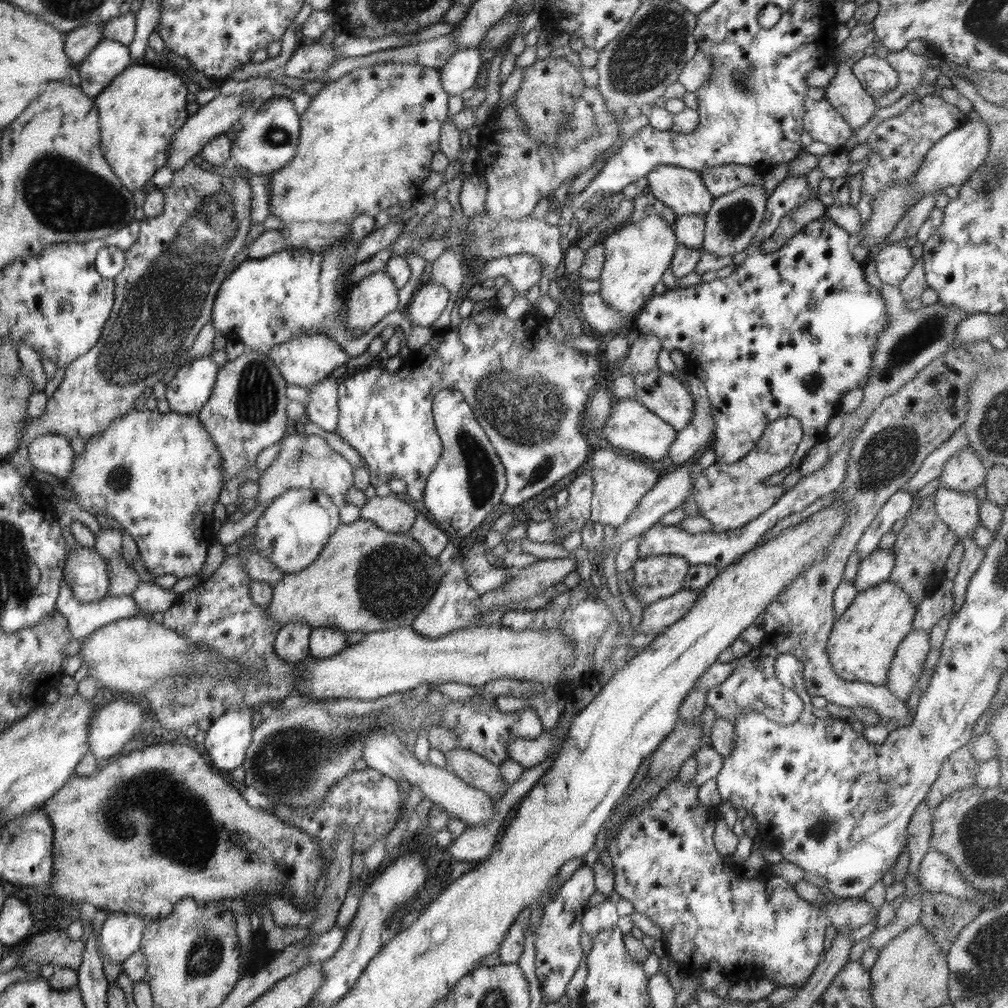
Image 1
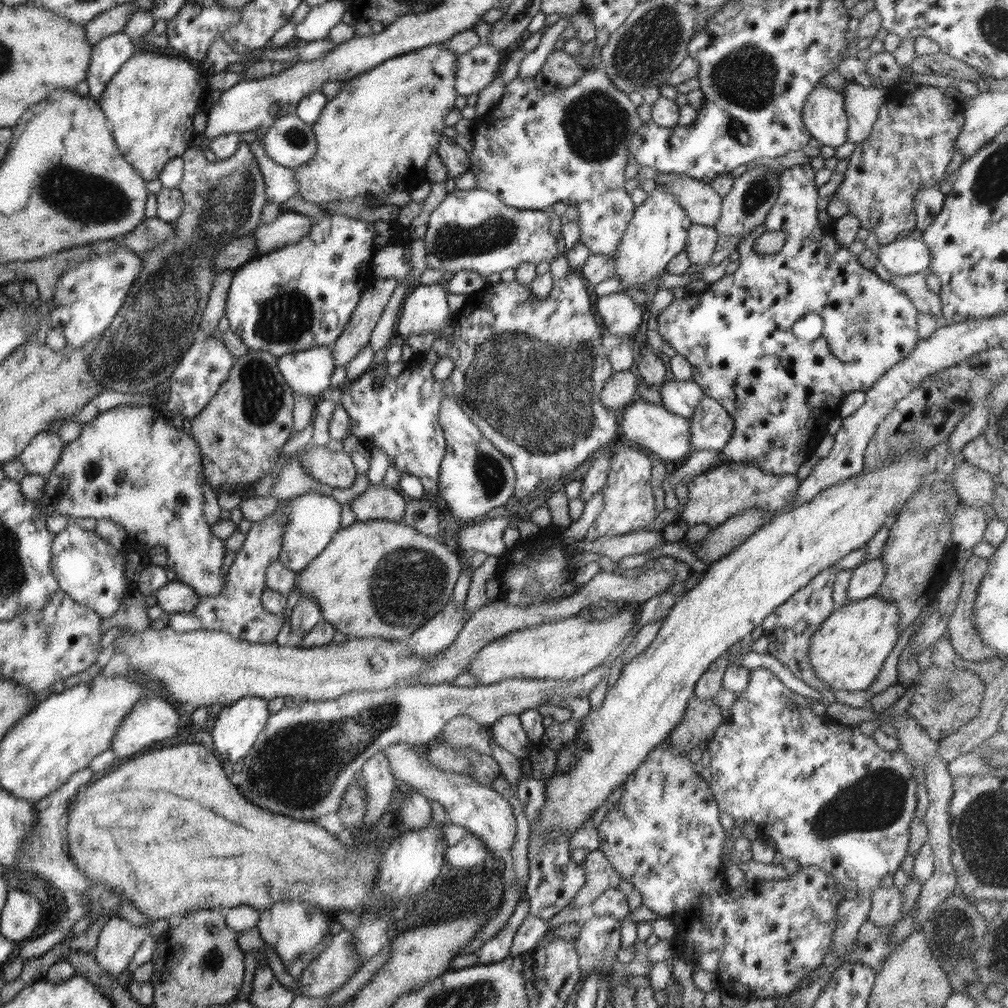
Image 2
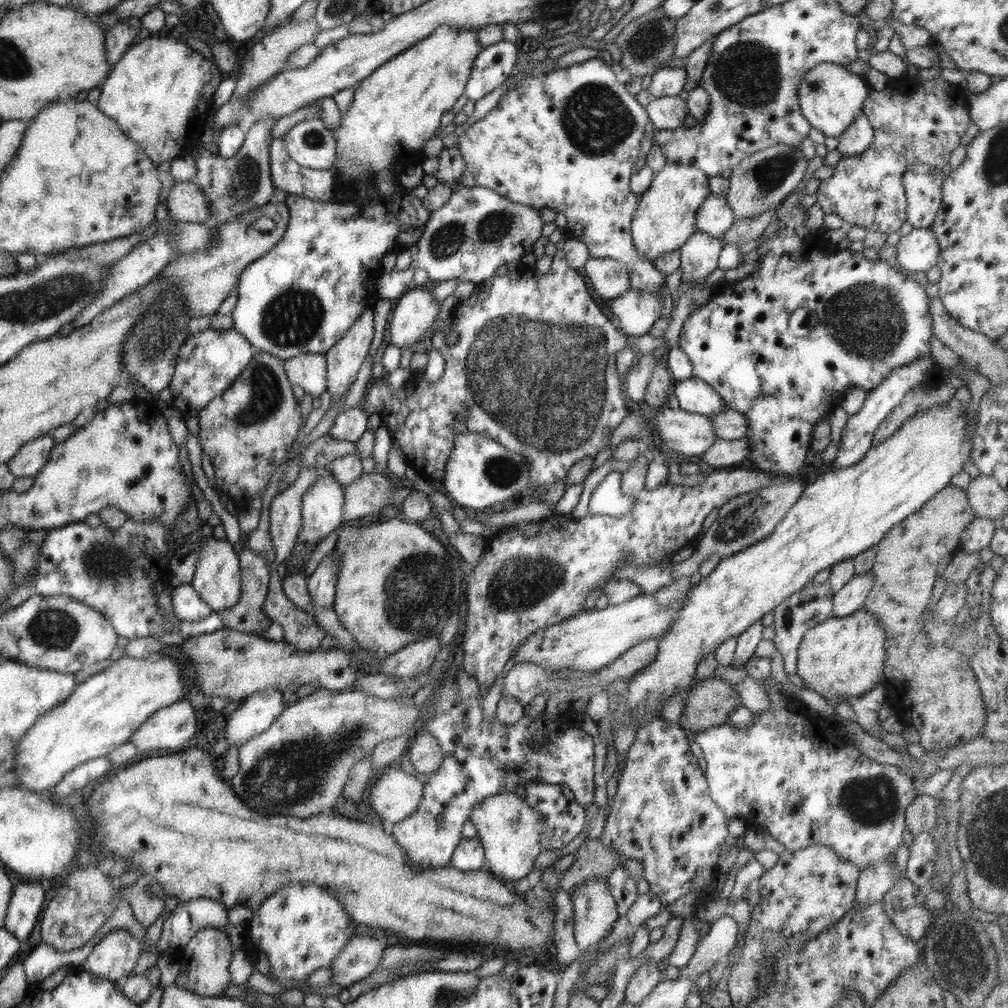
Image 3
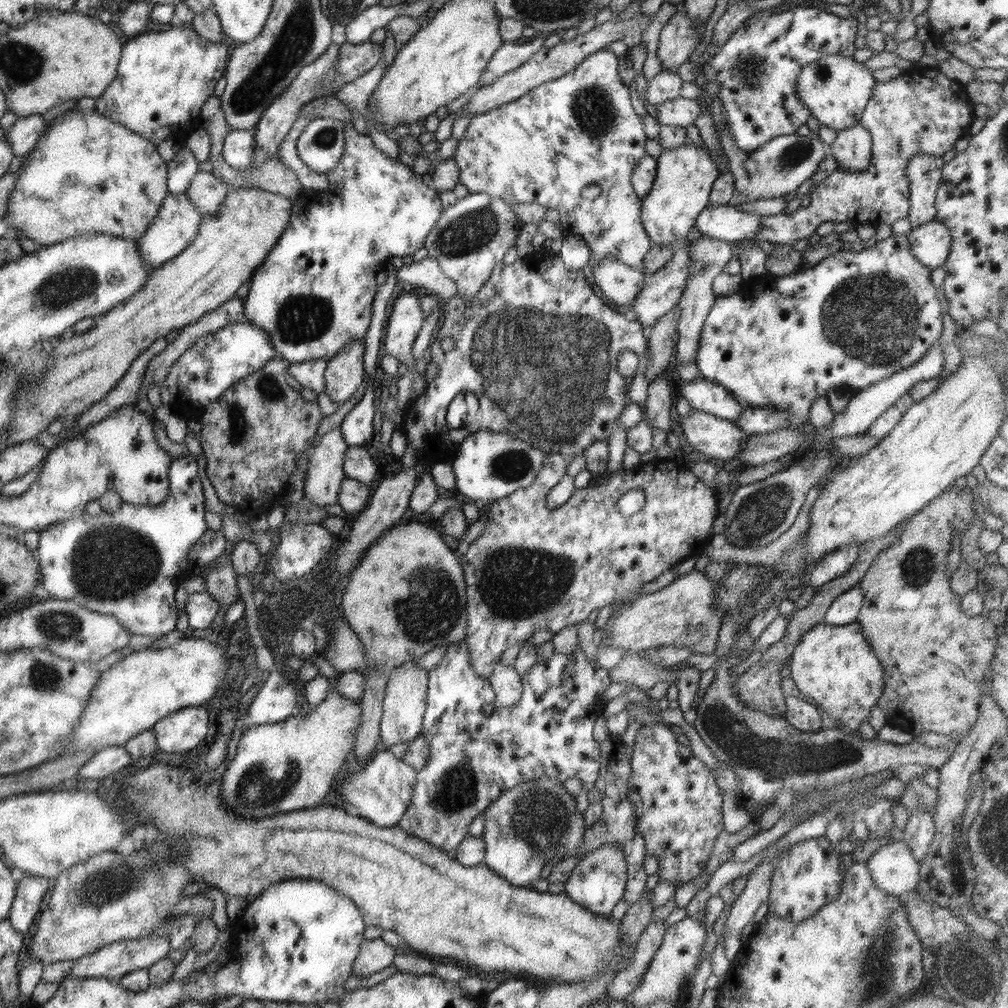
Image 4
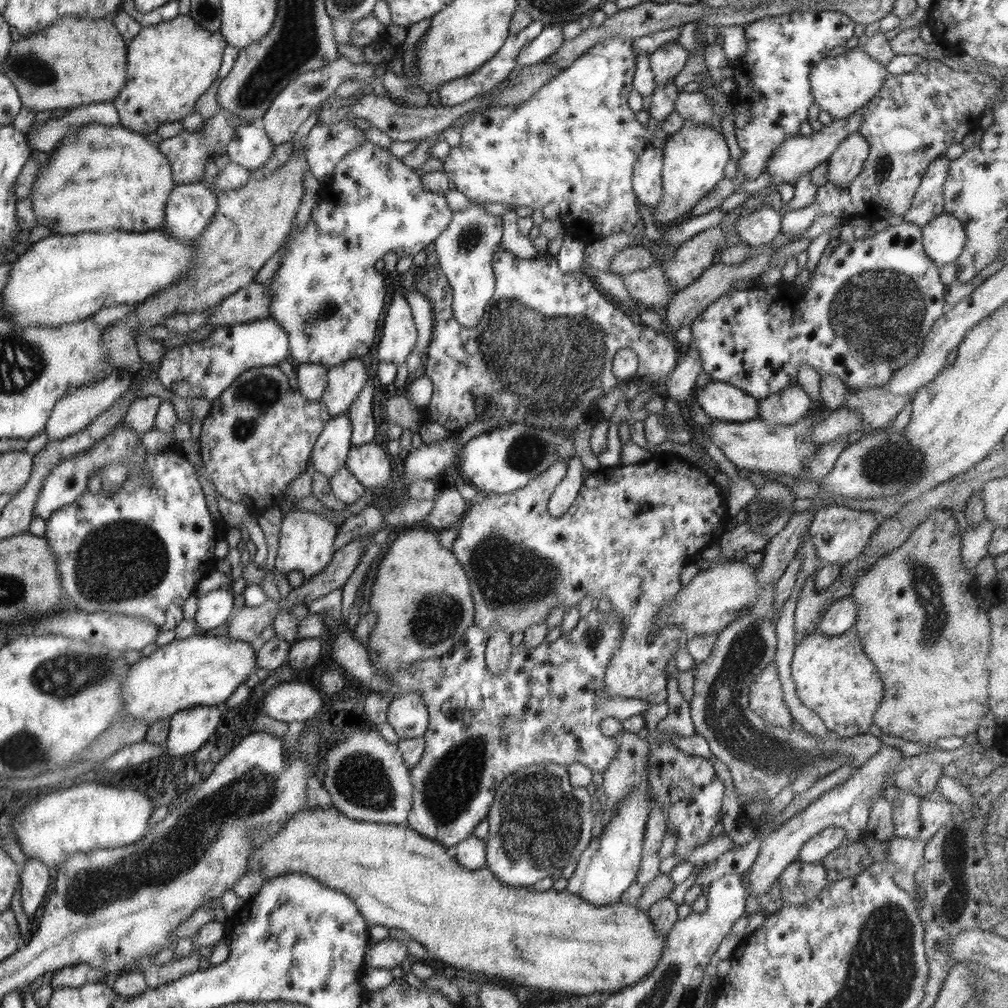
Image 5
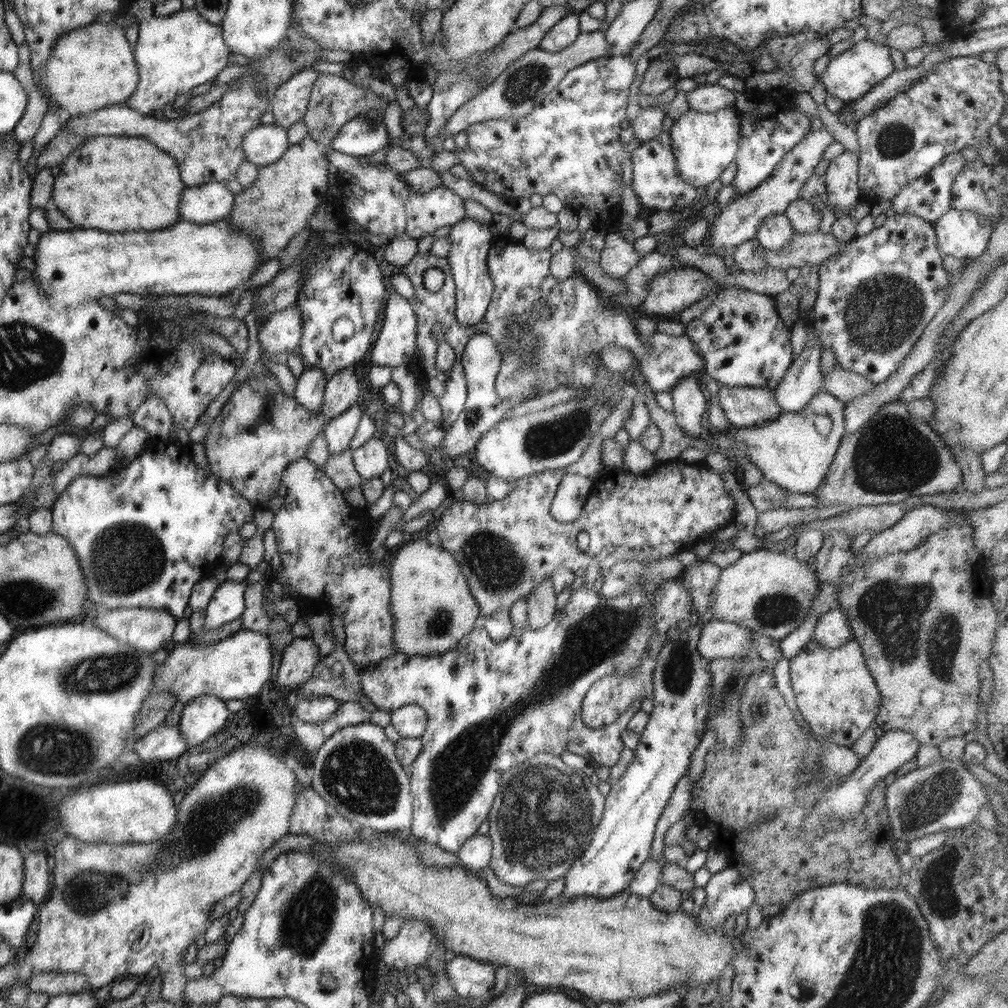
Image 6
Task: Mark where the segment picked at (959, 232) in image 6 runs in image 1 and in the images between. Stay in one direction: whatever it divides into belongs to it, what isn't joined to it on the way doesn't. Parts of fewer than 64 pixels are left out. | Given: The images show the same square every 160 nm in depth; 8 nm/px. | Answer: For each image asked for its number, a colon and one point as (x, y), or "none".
1: (893, 262)
2: (906, 256)
3: (919, 250)
4: (930, 243)
5: (943, 238)

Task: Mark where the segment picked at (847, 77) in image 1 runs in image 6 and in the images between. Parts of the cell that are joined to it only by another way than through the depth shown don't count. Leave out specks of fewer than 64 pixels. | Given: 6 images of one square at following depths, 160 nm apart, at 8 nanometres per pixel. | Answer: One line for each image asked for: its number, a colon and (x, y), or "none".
2: (861, 104)
3: (859, 135)
4: (852, 147)
5: (846, 162)
6: (841, 179)

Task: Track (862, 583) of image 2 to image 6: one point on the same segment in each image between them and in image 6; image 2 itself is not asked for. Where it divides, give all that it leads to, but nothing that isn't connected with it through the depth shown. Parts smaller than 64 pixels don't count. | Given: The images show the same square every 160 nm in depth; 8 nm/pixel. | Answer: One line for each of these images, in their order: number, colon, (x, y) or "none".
3: (851, 597)
4: (845, 609)
5: (840, 616)
6: (832, 630)

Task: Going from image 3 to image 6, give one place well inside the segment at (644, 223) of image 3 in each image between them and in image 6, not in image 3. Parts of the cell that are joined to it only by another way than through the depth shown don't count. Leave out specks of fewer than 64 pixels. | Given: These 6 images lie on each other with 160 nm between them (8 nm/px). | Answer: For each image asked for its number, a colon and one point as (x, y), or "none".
4: (681, 190)
5: (695, 157)
6: (704, 144)

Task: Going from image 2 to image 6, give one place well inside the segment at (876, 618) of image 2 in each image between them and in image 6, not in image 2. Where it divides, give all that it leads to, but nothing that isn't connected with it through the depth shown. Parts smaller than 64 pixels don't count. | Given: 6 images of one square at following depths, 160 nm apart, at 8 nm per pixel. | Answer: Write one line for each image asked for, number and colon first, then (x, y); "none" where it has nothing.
3: (841, 657)
4: (835, 666)
5: (834, 677)
6: (836, 693)

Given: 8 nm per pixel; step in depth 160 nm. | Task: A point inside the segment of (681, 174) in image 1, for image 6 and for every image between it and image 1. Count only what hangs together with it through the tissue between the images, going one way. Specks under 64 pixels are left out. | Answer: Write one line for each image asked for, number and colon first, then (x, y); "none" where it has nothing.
2: (702, 203)
3: (714, 217)
4: (726, 222)
5: (760, 226)
6: (774, 232)

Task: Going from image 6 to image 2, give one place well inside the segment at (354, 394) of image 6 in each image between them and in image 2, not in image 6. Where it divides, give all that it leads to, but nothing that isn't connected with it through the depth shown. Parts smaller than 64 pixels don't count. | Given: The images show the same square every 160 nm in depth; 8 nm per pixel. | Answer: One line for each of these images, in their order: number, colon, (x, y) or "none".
2: (356, 335)
3: (344, 359)
4: (345, 370)
5: (344, 381)

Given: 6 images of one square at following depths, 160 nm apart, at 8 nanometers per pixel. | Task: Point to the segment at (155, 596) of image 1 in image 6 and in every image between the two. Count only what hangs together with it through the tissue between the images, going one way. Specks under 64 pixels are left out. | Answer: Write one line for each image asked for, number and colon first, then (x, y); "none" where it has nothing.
2: (175, 597)
3: (187, 604)
4: (201, 609)
5: (214, 607)
6: (227, 604)

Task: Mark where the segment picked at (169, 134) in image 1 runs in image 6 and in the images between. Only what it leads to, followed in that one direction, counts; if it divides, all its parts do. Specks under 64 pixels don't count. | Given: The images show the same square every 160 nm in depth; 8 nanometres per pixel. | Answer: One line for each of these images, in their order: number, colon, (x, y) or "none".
2: (150, 102)
3: (160, 93)
4: (164, 78)
5: (171, 65)
6: (176, 53)

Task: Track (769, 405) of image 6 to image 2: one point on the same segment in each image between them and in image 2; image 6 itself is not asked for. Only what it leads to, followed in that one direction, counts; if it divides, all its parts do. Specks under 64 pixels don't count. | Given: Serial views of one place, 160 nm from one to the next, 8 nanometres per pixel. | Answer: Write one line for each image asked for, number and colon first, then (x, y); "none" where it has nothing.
2: (678, 397)
3: (694, 395)
4: (703, 395)
5: (721, 401)

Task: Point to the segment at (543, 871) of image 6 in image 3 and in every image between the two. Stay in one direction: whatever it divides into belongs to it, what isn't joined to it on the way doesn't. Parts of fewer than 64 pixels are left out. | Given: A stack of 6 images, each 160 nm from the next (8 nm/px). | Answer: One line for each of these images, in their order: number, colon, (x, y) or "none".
3: (509, 830)
4: (525, 826)
5: (538, 822)

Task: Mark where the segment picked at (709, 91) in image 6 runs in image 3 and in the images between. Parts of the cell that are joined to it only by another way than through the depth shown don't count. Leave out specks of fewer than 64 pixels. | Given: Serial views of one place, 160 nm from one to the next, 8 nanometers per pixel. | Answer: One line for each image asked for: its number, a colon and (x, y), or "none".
3: (667, 113)
4: (682, 112)
5: (694, 108)

